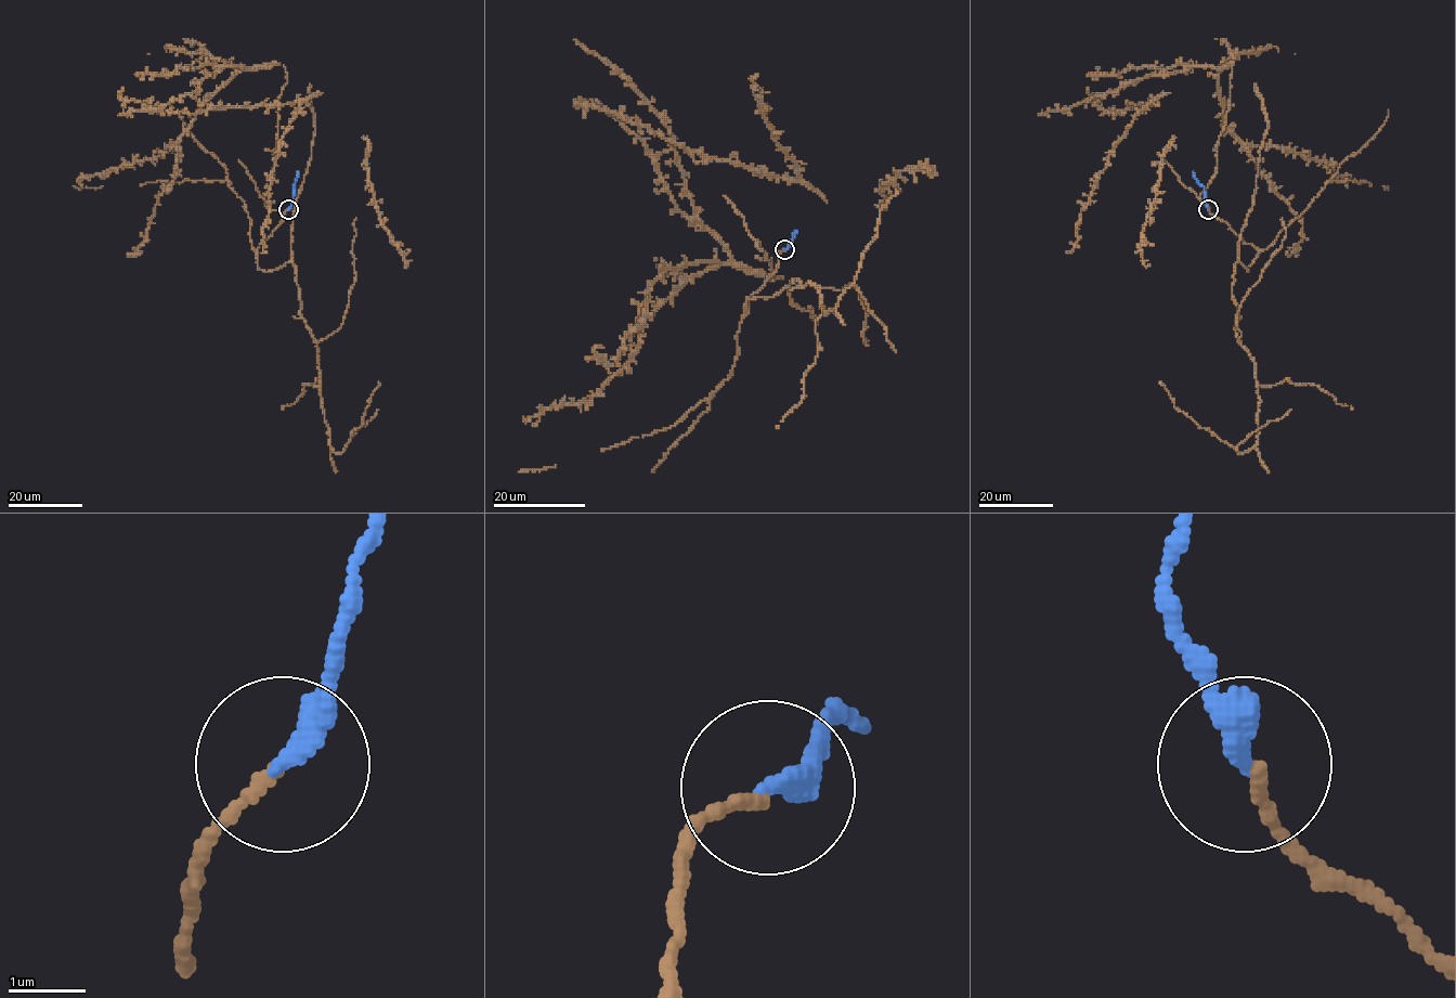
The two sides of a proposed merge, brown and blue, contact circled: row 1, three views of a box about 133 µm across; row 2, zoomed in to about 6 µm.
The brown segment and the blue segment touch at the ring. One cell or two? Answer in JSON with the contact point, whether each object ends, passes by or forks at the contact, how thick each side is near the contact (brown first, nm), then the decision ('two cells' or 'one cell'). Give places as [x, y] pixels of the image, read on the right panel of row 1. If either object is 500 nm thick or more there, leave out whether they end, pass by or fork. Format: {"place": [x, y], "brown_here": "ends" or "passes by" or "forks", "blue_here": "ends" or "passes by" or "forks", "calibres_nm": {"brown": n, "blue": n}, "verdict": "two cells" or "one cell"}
{"place": [1208, 209], "brown_here": "ends", "blue_here": "ends", "calibres_nm": {"brown": 150, "blue": 360}, "verdict": "one cell"}

